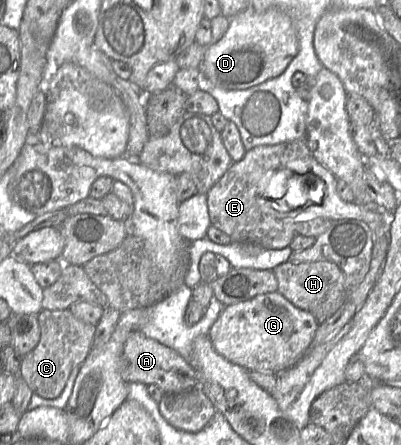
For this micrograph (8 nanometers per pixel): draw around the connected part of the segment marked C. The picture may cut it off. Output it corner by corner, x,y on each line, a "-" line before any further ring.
41,309
37,314
40,339
36,347
22,357
18,376
34,394
46,399
58,397
71,371
80,367
92,349
96,326
77,319
69,309

